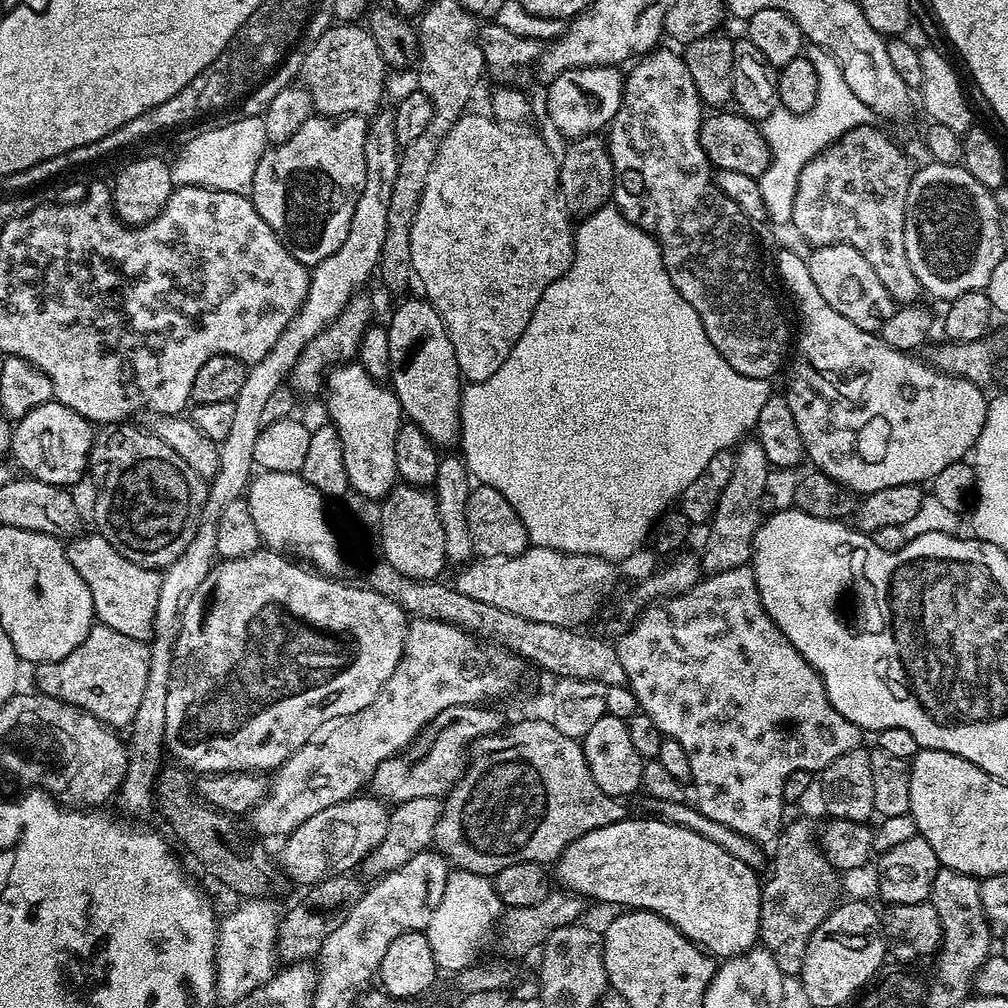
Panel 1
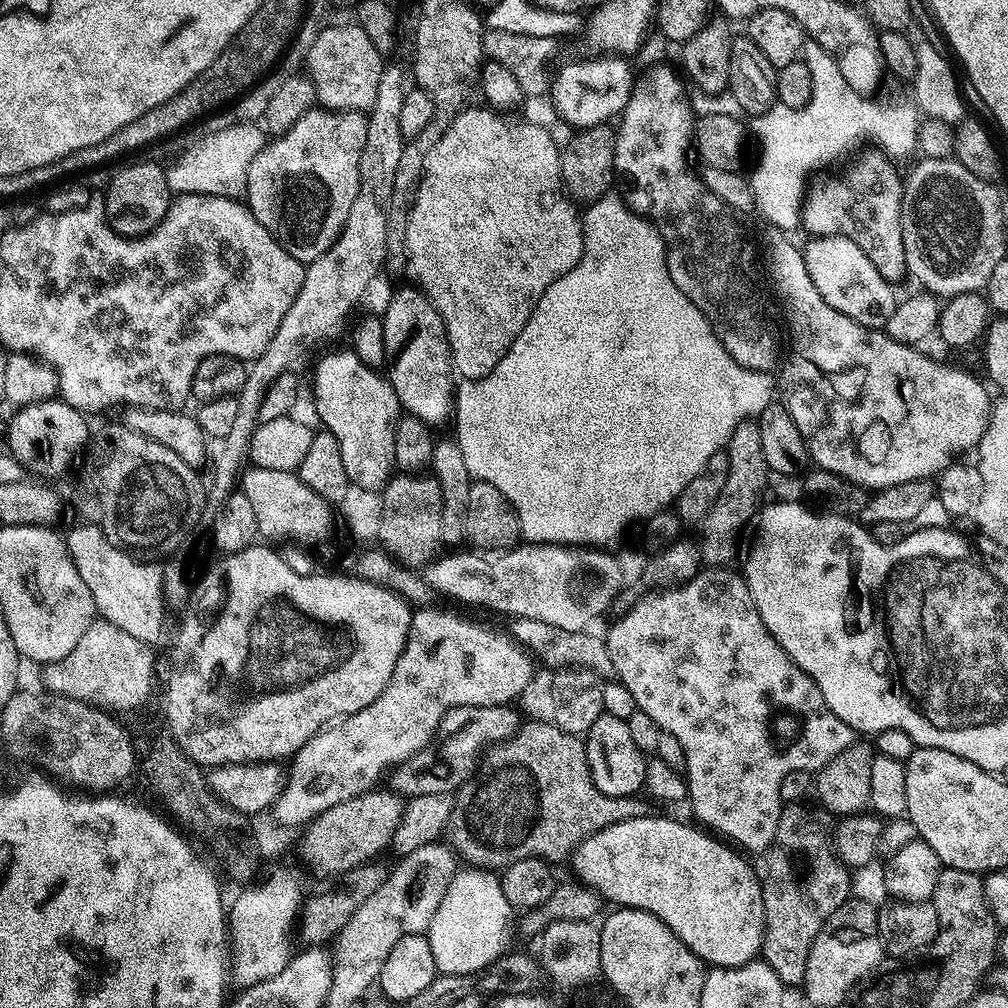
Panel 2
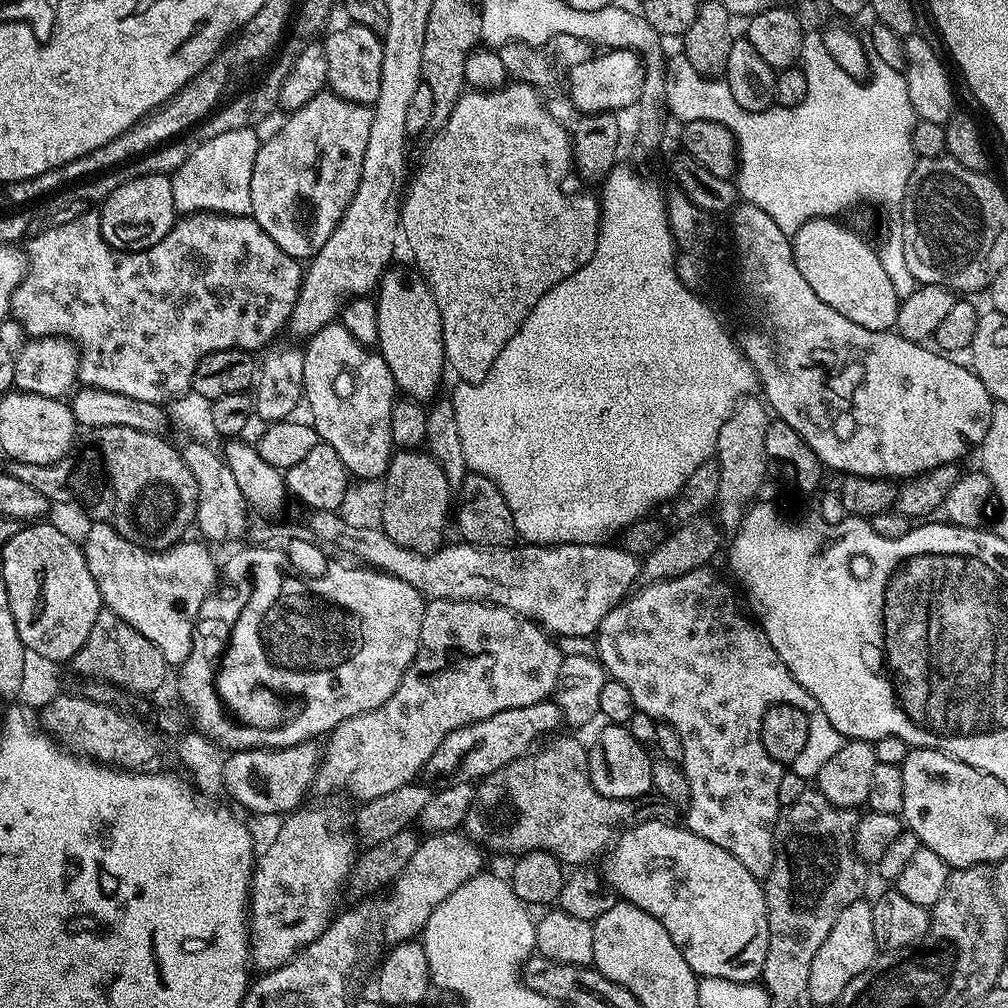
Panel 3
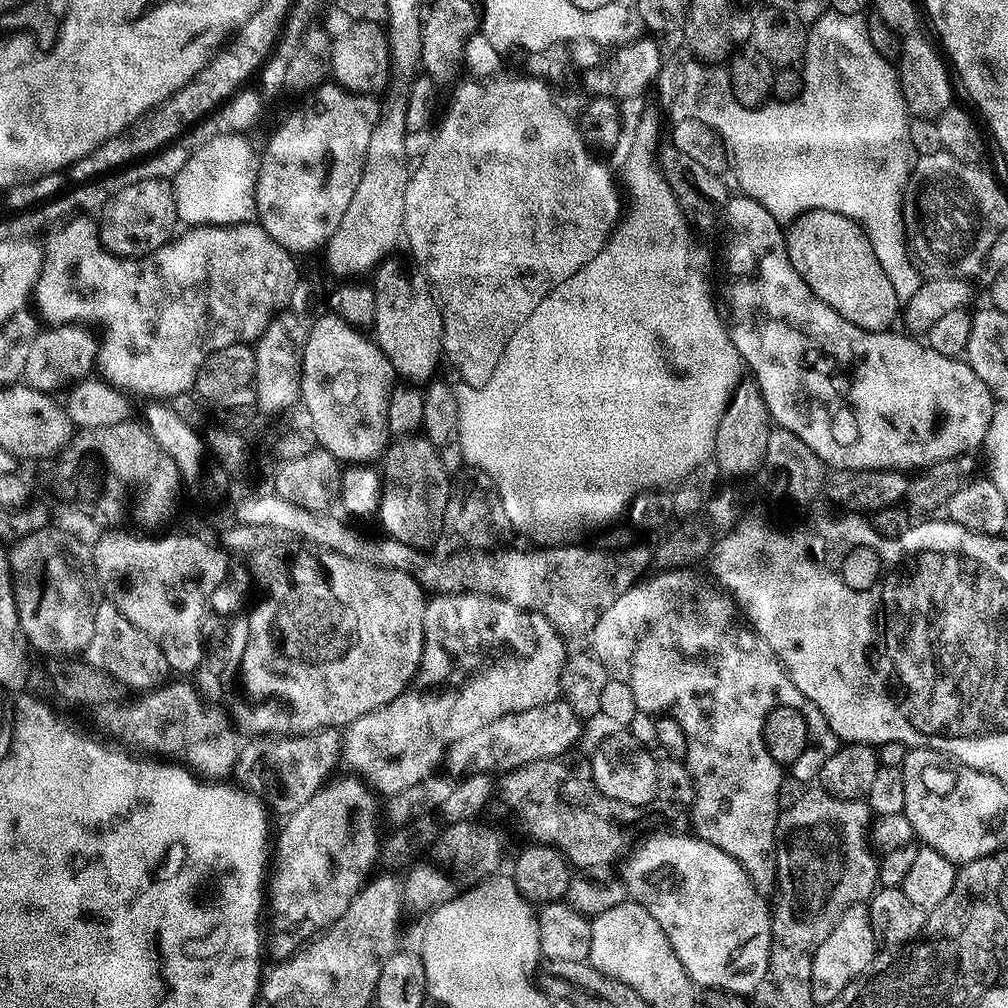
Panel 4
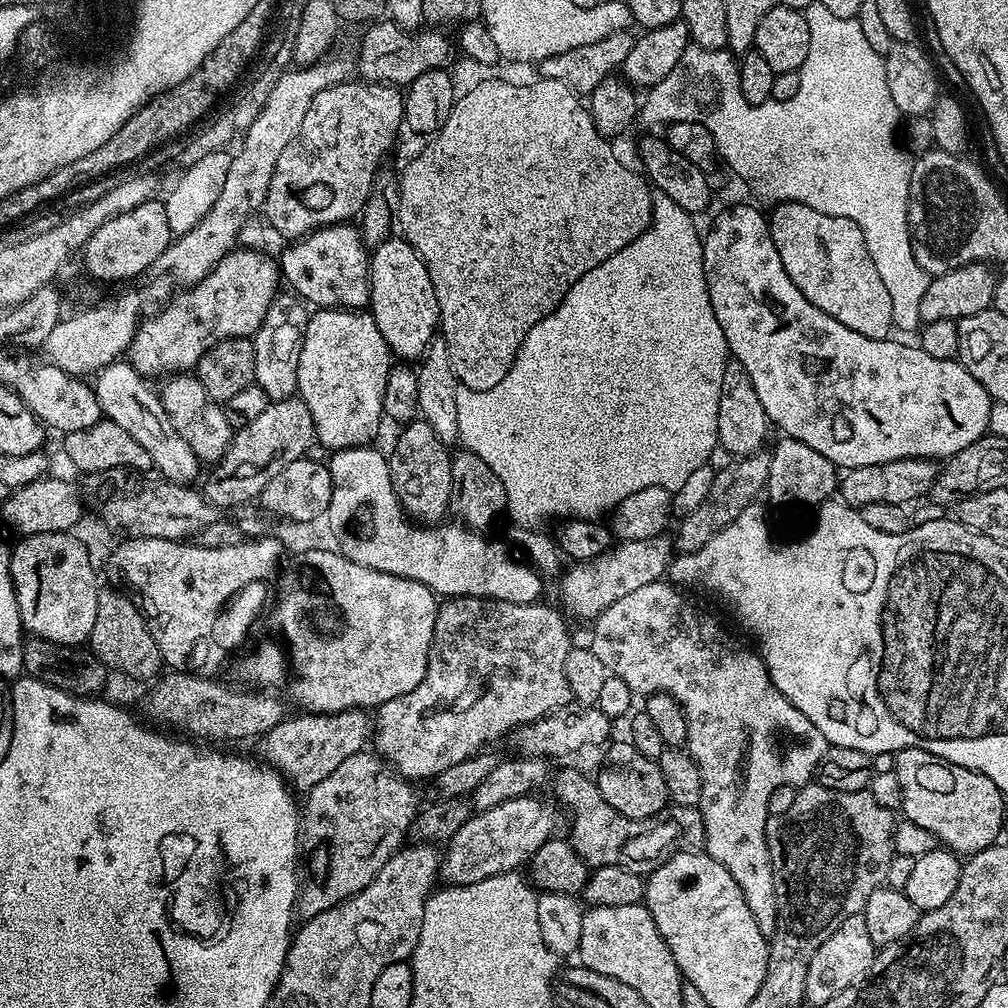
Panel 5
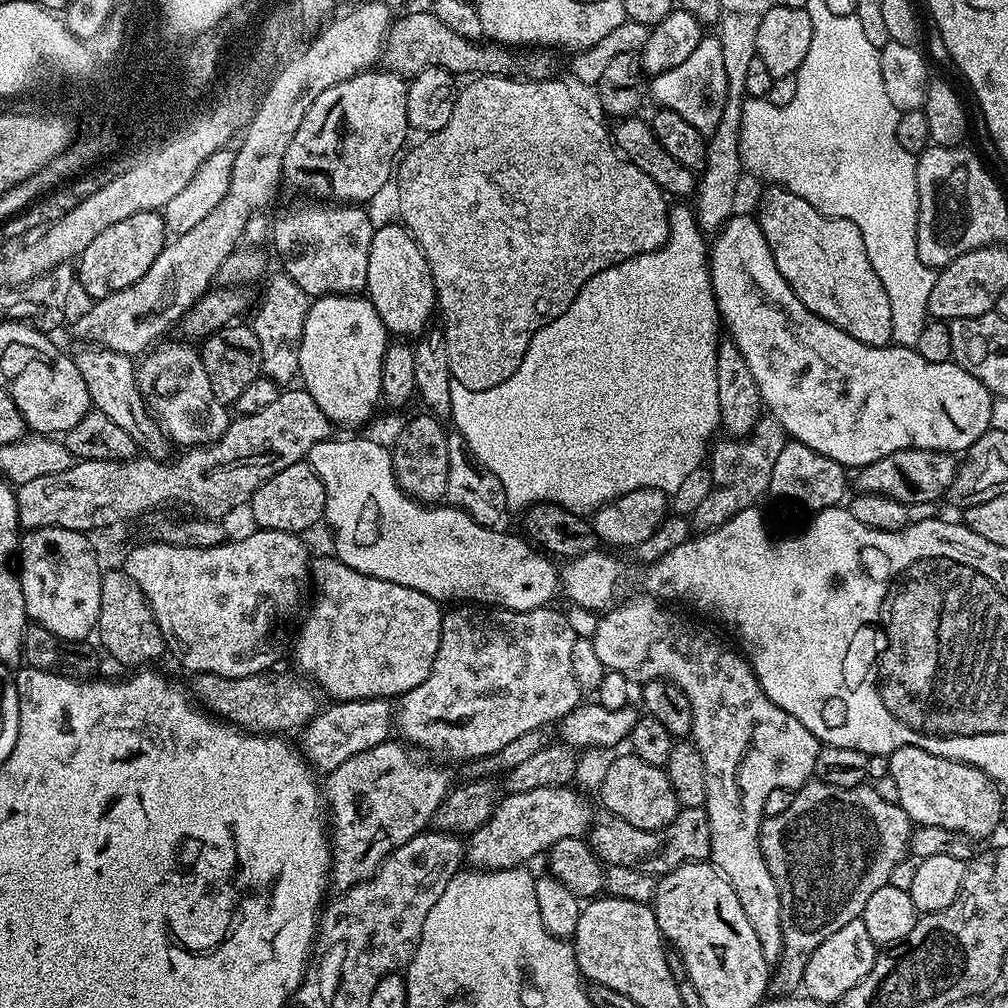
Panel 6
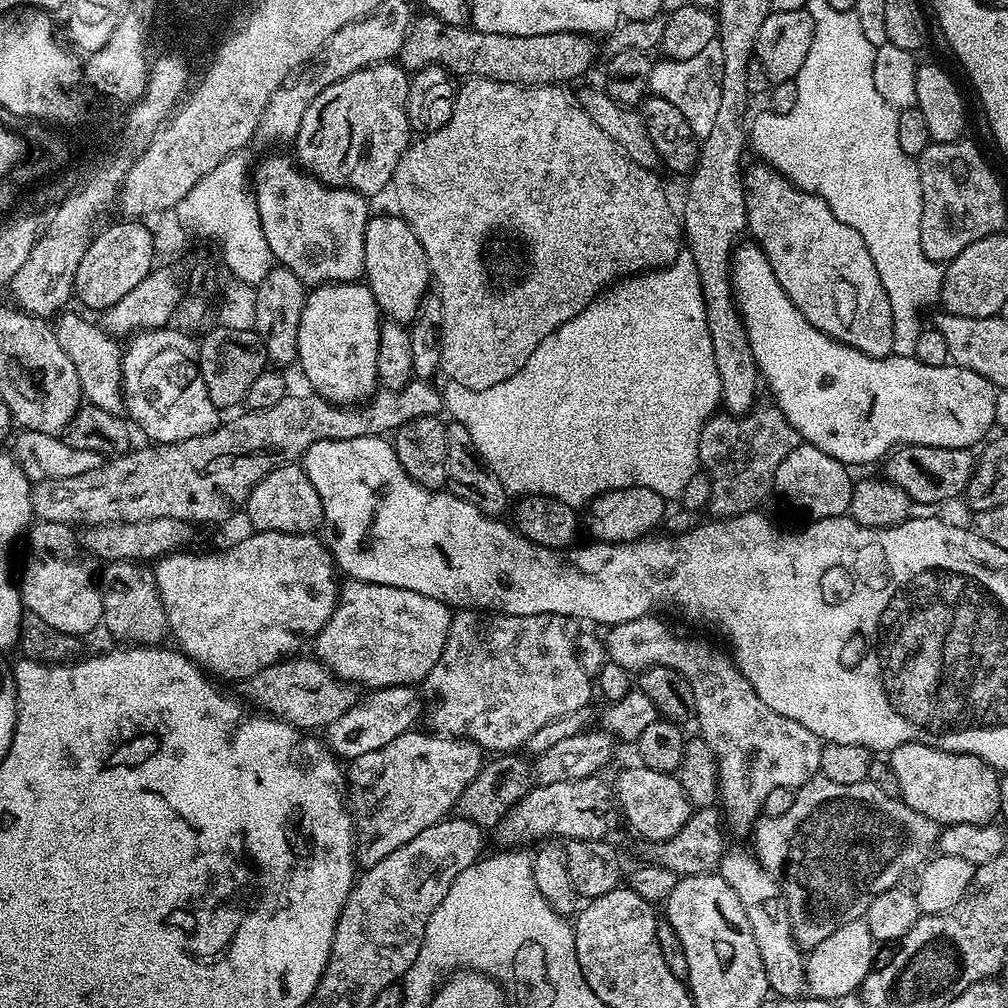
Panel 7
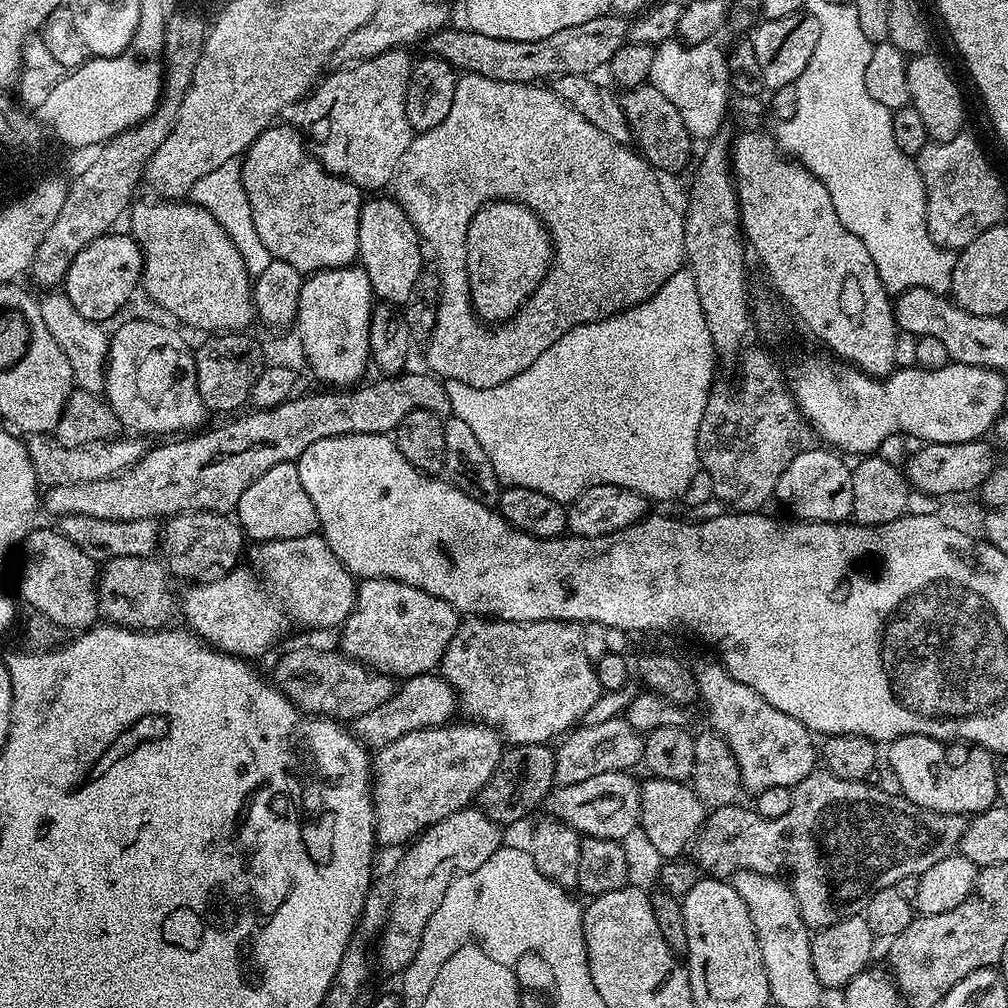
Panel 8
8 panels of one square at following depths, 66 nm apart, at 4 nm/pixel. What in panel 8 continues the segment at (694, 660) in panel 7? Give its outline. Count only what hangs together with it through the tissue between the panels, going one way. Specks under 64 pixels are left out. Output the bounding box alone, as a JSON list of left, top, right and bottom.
[695,662,818,793]

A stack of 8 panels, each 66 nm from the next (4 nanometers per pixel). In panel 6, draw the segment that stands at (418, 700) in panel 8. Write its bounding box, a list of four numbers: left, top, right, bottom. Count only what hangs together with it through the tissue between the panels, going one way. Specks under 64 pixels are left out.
[298,699,394,774]

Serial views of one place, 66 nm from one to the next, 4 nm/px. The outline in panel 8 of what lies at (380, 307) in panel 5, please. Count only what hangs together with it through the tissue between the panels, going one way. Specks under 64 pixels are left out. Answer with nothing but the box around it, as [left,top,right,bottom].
[358,194,424,306]

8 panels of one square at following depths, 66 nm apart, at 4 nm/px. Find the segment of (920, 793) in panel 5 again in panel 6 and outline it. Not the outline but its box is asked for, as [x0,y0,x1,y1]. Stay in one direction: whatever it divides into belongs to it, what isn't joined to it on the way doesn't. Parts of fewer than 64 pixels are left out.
[889,746,1002,838]

